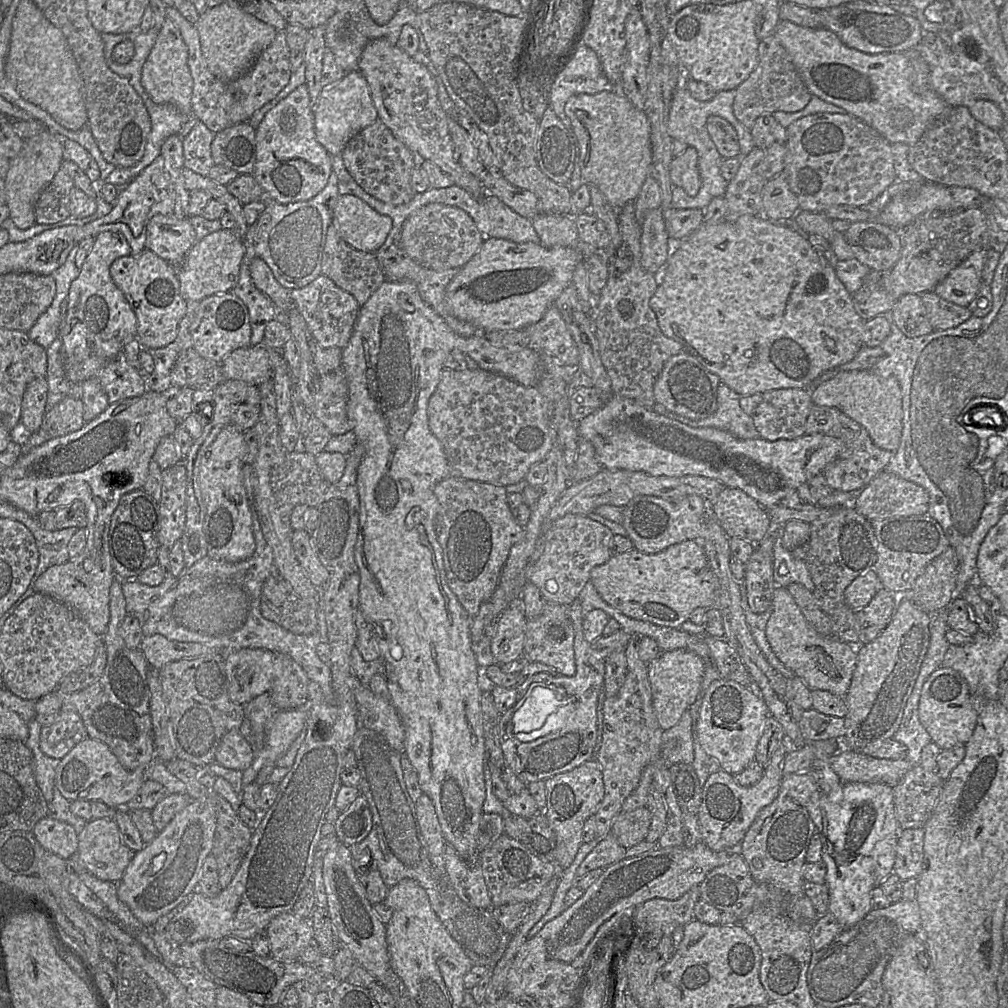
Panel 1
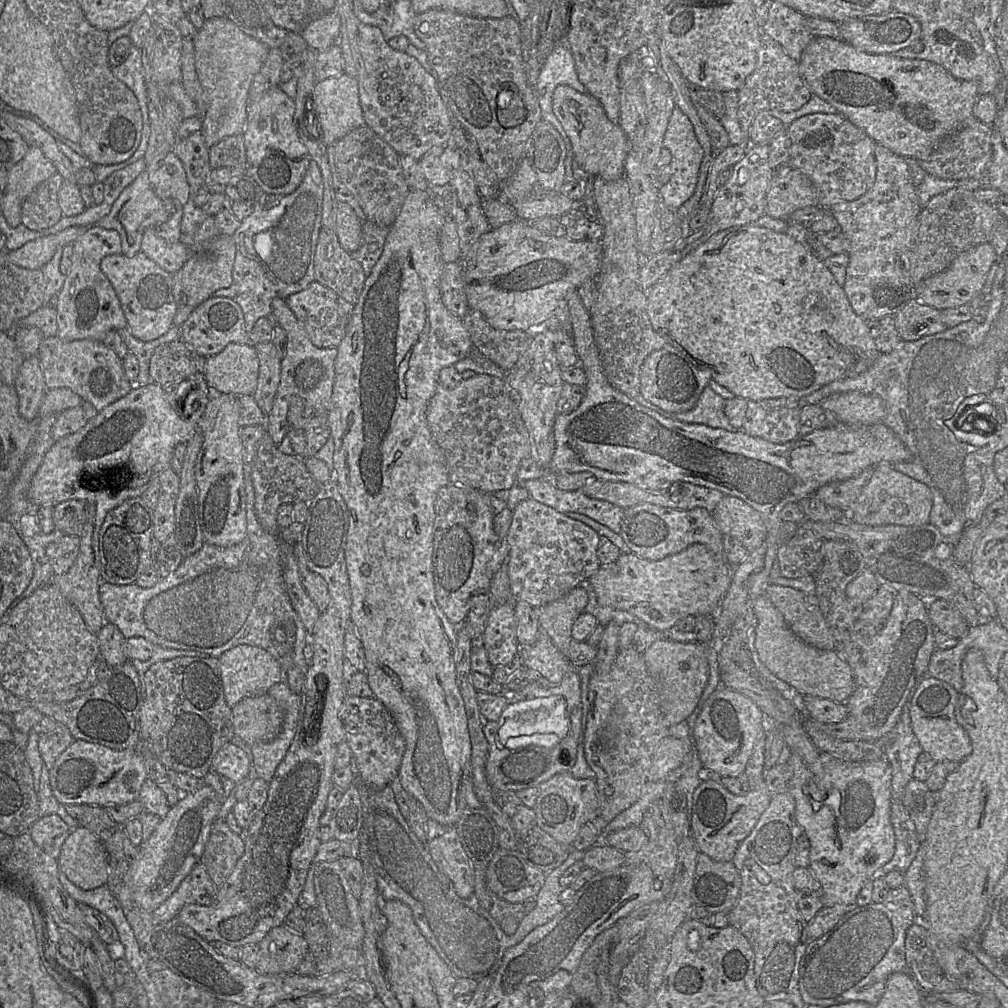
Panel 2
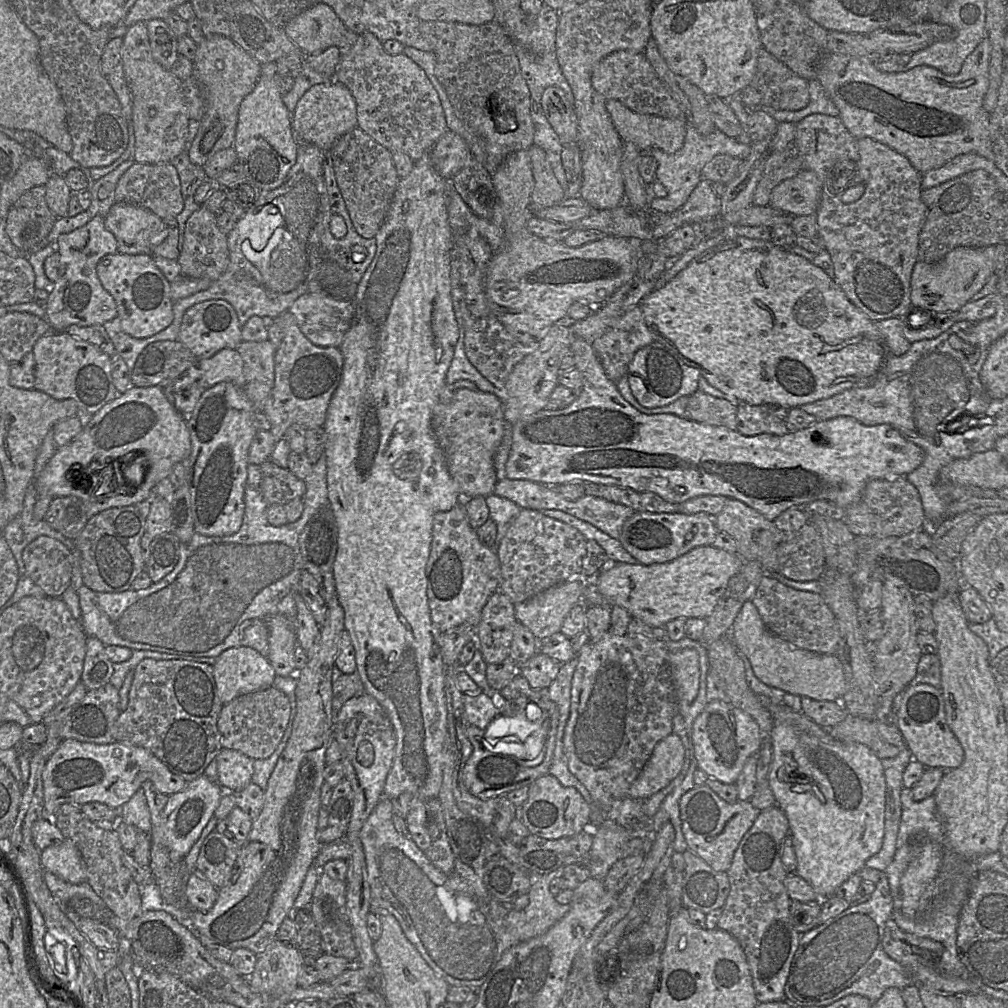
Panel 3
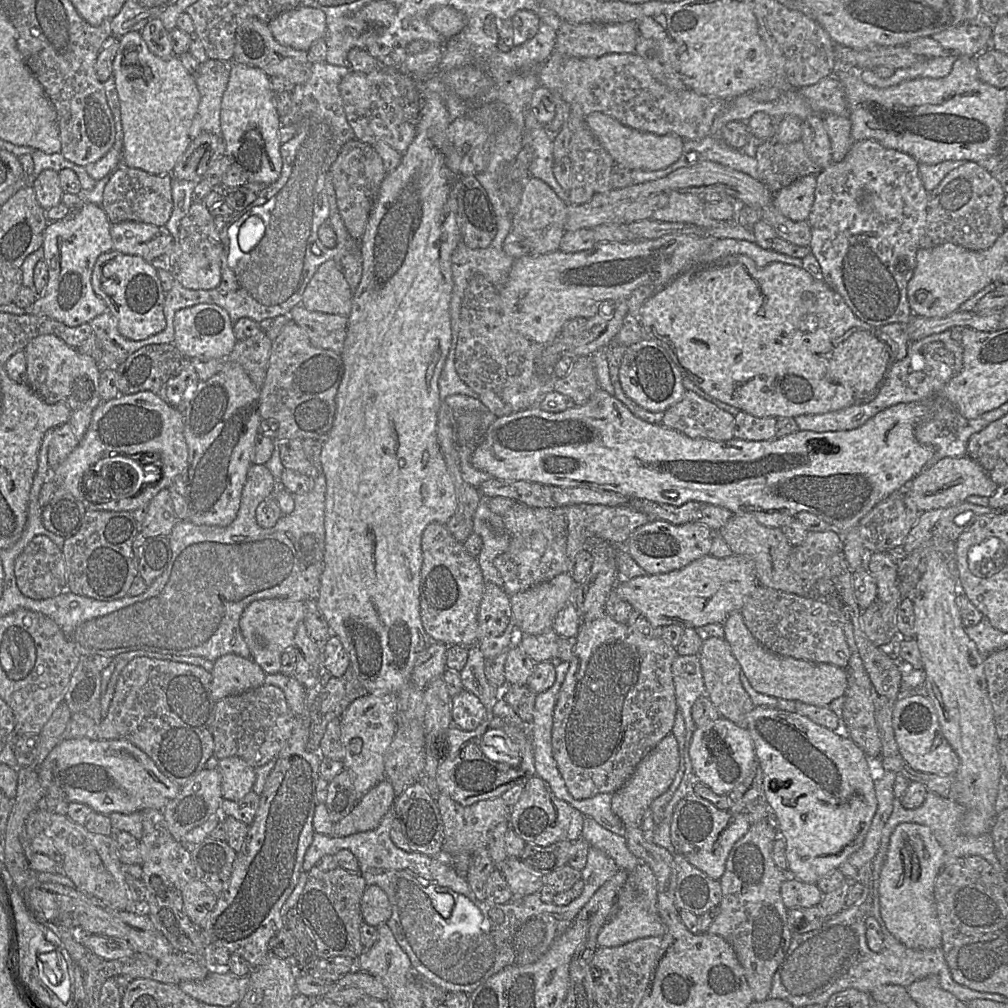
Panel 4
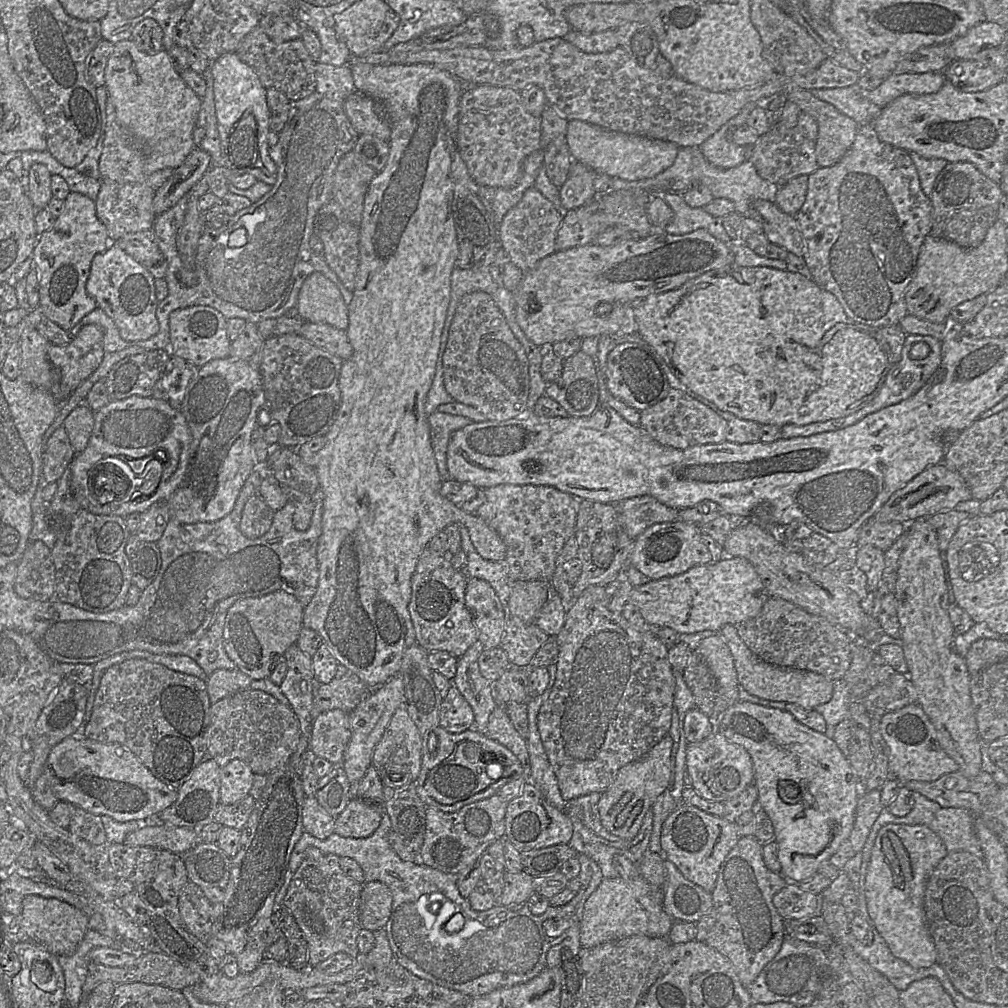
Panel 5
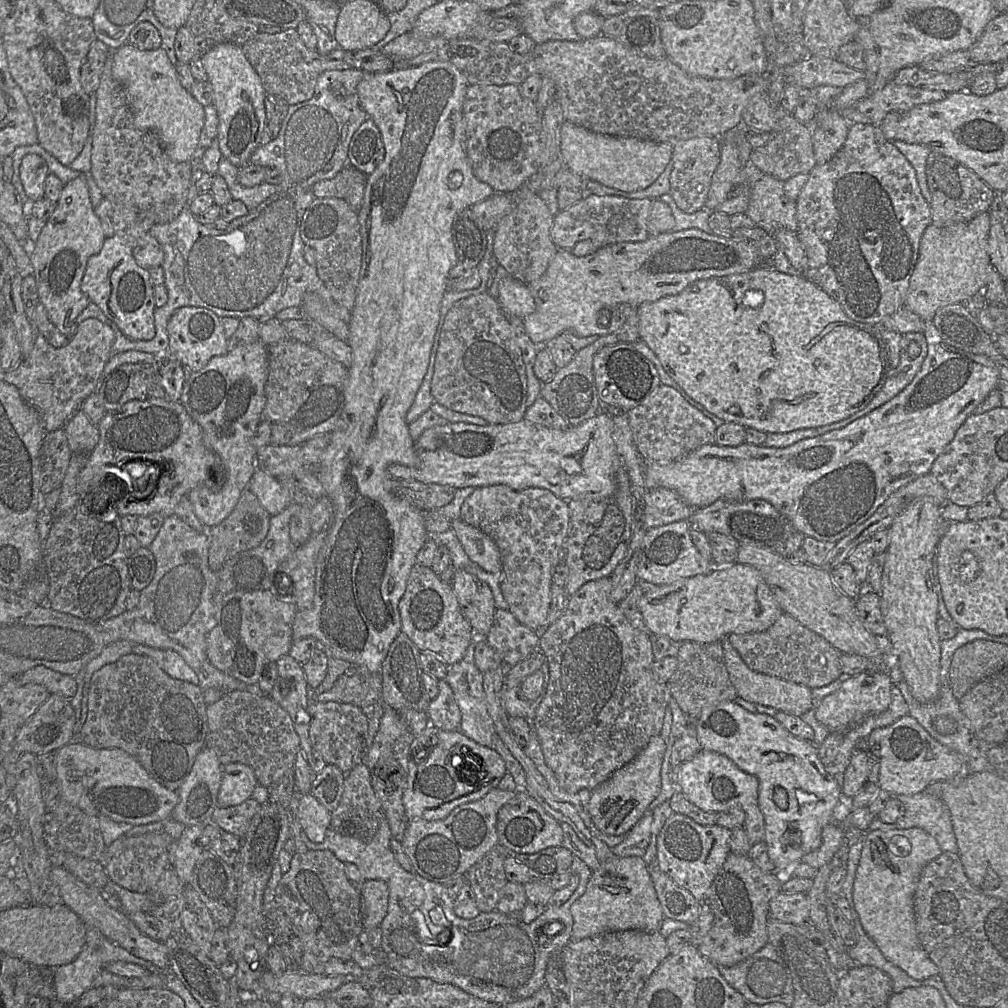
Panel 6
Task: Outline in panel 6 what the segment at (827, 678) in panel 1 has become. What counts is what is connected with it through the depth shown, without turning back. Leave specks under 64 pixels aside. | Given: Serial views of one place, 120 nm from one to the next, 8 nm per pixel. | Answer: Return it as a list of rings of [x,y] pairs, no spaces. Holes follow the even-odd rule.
[[[728,637],[723,639],[722,646],[724,665],[739,697],[748,702],[773,707],[798,717],[812,707],[811,688],[751,670],[743,661],[738,651],[731,645]]]

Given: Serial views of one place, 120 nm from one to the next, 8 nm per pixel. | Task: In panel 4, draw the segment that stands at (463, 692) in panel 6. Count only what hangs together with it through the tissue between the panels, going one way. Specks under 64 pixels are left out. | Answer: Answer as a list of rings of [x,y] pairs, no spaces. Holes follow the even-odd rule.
[[[472,644],[468,647],[467,662],[459,674],[464,689],[476,695],[490,712],[494,703],[500,698],[500,690],[486,679],[485,659],[478,644]]]

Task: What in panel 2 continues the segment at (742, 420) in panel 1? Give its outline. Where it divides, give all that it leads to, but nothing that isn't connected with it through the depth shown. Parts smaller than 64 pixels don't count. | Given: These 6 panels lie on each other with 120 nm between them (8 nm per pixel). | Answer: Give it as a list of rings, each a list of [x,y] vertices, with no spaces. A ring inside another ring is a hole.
[[[706,386],[695,406],[684,412],[667,412],[646,400],[642,395],[634,399],[643,406],[657,411],[664,417],[690,424],[703,424],[712,428],[722,428],[729,432],[736,432],[724,413],[726,400]]]

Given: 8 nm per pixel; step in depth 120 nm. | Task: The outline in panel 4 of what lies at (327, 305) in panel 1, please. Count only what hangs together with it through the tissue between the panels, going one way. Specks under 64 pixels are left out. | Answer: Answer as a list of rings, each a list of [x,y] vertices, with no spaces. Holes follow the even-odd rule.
[[[302,304],[292,308],[288,316],[303,330],[314,347],[332,350],[339,355],[342,353],[348,317],[308,311]]]

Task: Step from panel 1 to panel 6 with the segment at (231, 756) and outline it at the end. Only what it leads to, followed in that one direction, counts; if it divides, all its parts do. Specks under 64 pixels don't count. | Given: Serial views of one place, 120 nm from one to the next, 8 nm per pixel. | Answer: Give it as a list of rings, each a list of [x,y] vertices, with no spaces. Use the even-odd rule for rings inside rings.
[[[239,762],[223,765],[217,807],[227,808],[241,804],[252,797],[257,784],[256,776],[248,765]]]

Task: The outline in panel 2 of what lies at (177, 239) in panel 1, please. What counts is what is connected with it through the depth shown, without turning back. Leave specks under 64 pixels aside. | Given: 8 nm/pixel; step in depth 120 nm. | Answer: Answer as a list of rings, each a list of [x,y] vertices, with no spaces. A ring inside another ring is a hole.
[[[148,227],[142,237],[141,251],[169,274],[176,273],[190,257],[189,247],[181,241],[170,243]]]

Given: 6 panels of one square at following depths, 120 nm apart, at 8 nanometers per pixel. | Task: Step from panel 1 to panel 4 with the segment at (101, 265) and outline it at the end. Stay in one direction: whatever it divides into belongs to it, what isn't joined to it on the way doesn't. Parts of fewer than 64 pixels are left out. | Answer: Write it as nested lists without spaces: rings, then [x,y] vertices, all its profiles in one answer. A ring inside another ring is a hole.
[[[84,202],[72,218],[49,222],[41,246],[44,251],[43,259],[48,267],[48,281],[45,289],[38,295],[37,300],[32,305],[23,308],[26,314],[47,316],[66,326],[77,327],[89,323],[96,316],[108,311],[105,302],[93,291],[91,275],[97,257],[113,249],[110,226],[111,223],[105,211],[100,205],[91,202]]]

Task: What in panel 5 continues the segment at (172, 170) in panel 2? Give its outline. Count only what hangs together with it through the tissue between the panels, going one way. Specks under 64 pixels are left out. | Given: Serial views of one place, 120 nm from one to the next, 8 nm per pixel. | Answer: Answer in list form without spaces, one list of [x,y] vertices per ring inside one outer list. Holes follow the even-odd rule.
[[[101,183],[95,200],[96,214],[106,227],[111,241],[116,241],[125,234],[152,230],[157,217],[153,211],[155,192],[156,190],[143,183]]]

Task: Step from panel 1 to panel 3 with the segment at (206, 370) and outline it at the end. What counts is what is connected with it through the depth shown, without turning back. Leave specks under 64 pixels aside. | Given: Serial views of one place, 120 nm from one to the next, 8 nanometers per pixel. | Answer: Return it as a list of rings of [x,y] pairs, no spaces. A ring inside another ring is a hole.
[[[163,340],[147,345],[130,371],[131,385],[136,387],[173,384],[199,359],[180,341]]]

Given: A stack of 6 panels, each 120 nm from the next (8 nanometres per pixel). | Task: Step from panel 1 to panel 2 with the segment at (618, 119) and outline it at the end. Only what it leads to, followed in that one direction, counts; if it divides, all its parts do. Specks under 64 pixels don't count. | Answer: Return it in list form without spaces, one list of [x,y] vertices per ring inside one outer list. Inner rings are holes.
[[[559,85],[553,93],[553,112],[569,136],[574,160],[581,168],[594,177],[608,181],[625,177],[627,137],[620,125],[608,118],[598,99],[589,93],[580,93],[570,86]]]

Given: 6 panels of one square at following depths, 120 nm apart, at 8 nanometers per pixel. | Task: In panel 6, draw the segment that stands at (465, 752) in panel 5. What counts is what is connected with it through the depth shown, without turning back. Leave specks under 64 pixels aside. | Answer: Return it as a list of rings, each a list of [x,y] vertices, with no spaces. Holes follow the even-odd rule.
[[[425,744],[420,747],[418,755],[410,755],[408,777],[403,794],[403,803],[410,820],[418,818],[442,820],[456,807],[483,798],[491,790],[498,788],[502,780],[490,782],[490,778],[485,776],[484,769],[478,762],[479,758],[463,752],[462,747],[454,747],[450,758],[440,758],[439,752],[425,750]]]

